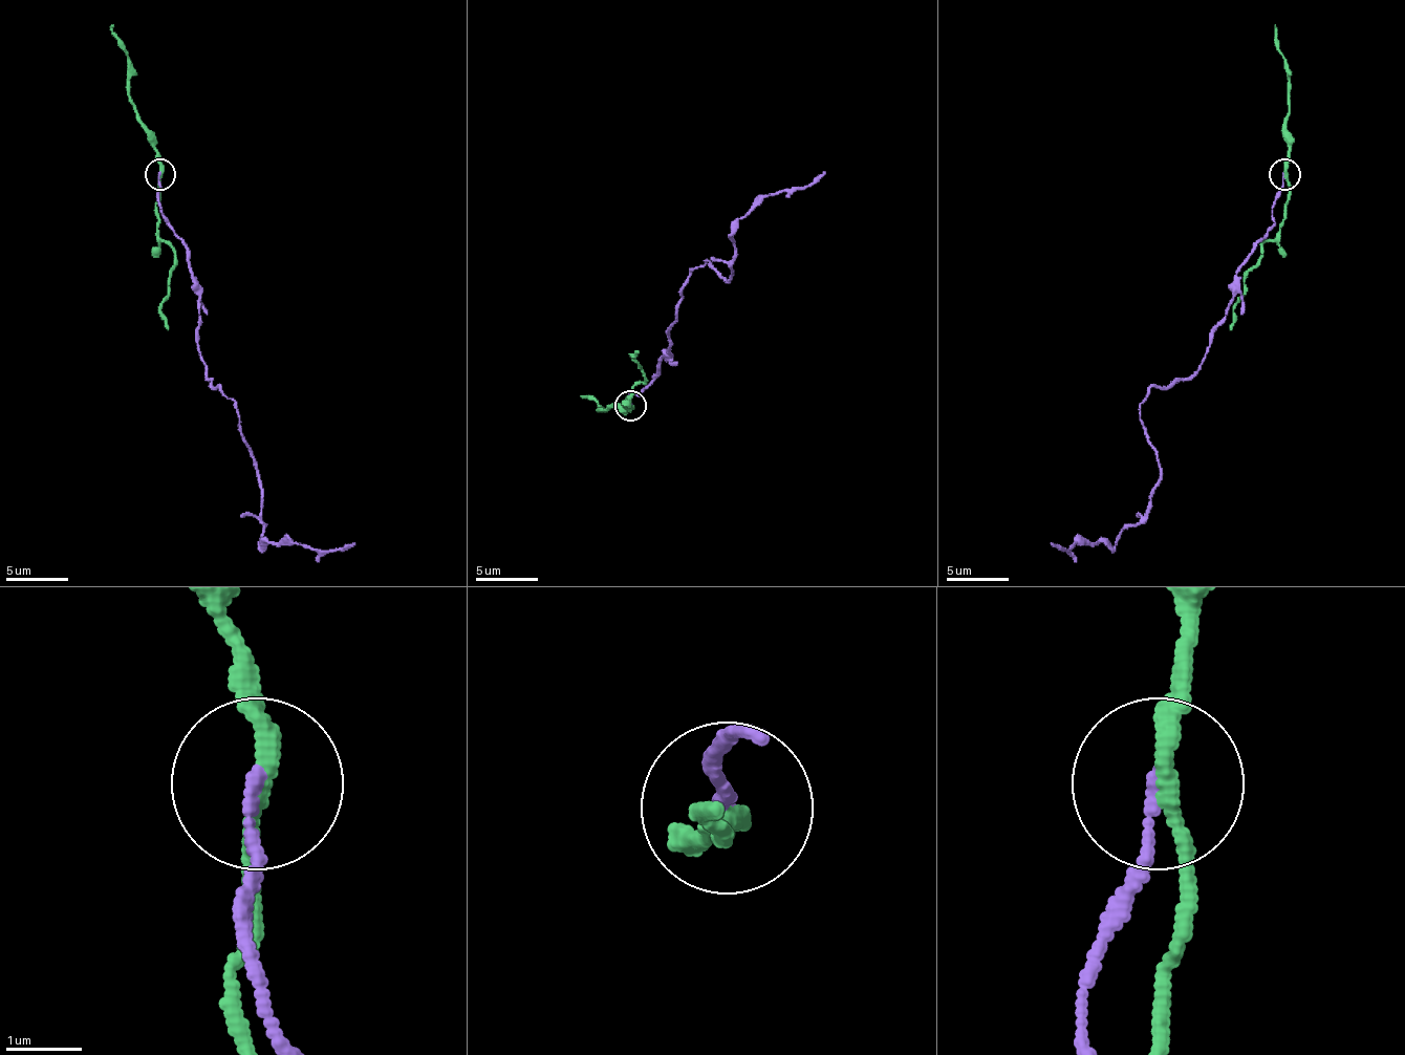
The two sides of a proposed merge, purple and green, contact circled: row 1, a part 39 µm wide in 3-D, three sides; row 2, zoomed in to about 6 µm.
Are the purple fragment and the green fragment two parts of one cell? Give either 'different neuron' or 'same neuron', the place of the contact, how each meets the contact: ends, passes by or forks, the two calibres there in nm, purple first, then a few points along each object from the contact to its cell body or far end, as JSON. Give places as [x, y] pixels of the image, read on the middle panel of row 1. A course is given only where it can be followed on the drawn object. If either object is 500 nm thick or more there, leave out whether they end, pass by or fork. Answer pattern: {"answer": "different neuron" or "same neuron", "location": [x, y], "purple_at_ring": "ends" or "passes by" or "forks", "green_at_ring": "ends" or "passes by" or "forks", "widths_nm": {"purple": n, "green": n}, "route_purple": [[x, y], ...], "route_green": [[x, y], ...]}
{"answer": "different neuron", "location": [630, 405], "purple_at_ring": "ends", "green_at_ring": "passes by", "widths_nm": {"purple": 160, "green": 220}, "route_purple": [[631, 406], [668, 353], [687, 275], [706, 260], [728, 281], [731, 232], [764, 197], [824, 172]], "route_green": [[631, 406], [628, 406], [628, 396], [644, 381], [641, 366], [631, 357], [638, 350]]}

